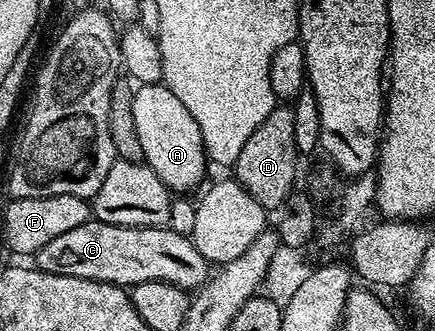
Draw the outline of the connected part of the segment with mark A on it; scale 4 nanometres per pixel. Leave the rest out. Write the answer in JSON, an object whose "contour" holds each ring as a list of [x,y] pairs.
{"contour":[[[139,84],[135,88],[133,123],[137,125],[137,134],[141,137],[143,160],[167,189],[183,194],[186,193],[183,191],[202,182],[203,175],[209,169],[209,161],[201,130],[197,122],[193,122],[193,114],[185,110],[185,102],[181,102],[181,98],[177,98],[177,94],[173,94],[166,84]]]}

